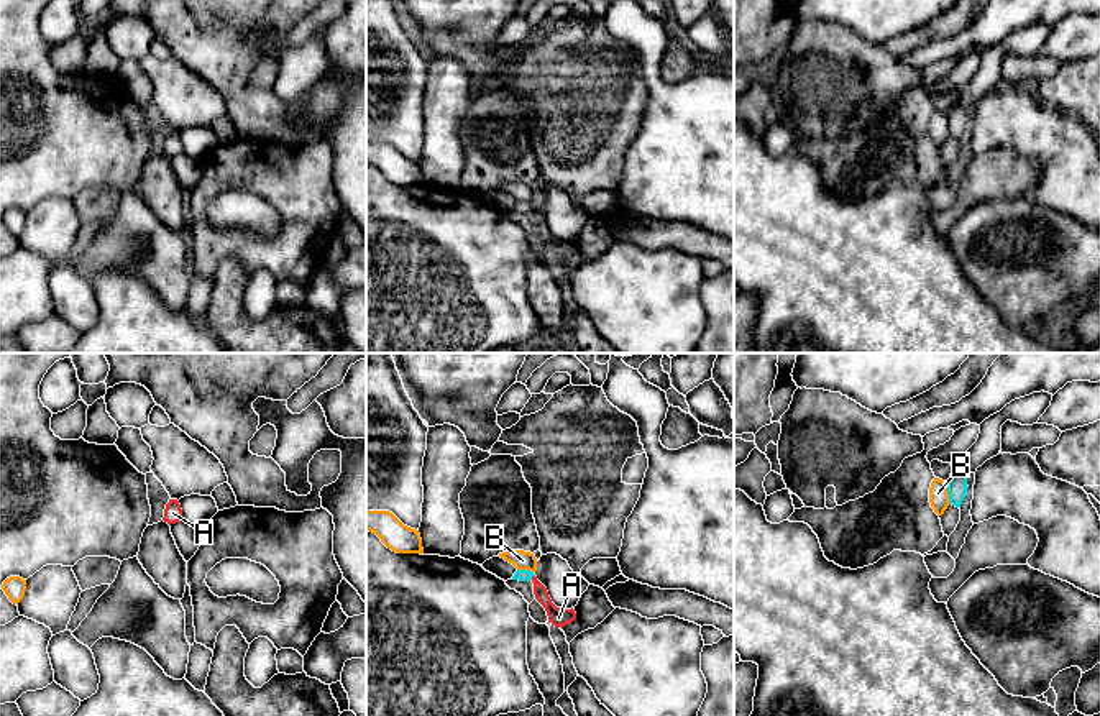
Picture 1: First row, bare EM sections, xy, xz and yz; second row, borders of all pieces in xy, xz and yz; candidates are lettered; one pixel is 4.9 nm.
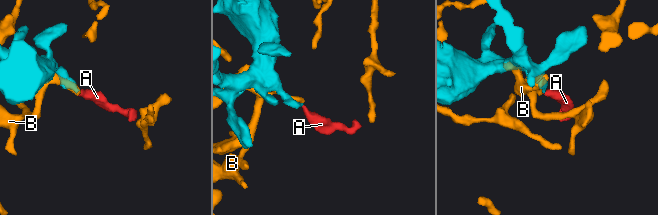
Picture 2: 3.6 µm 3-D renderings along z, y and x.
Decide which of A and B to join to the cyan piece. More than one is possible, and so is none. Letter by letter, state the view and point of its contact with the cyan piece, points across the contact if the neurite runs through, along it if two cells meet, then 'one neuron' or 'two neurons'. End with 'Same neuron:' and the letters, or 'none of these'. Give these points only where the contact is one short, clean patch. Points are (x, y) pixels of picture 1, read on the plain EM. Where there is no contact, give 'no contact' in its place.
A: meets cyan in xz at (532, 207); runs through xz (522, 207), (532, 207), (542, 230), (559, 250); one neuron
B: meets cyan in yz at (948, 125); two neurons
Same neuron: A

